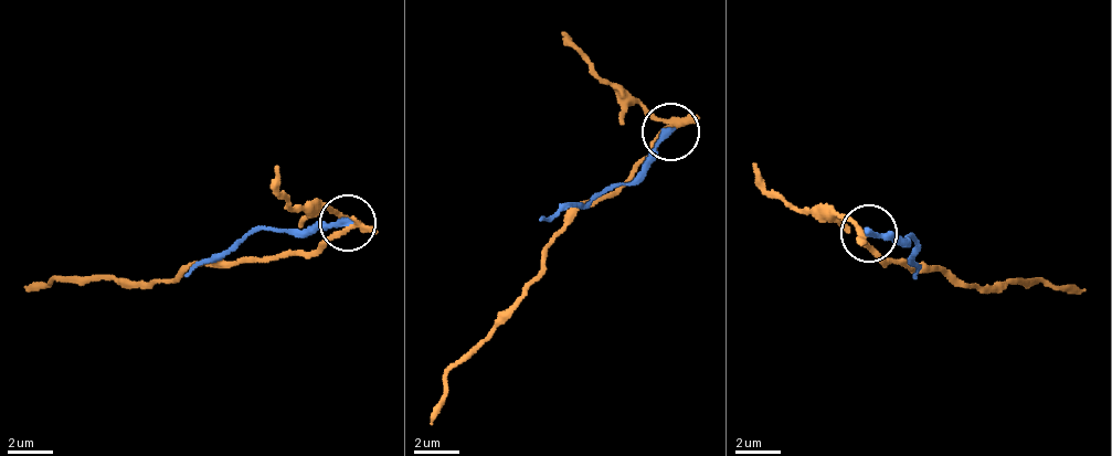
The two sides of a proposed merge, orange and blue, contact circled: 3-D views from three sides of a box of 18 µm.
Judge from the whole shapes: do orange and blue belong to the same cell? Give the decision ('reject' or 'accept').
reject

